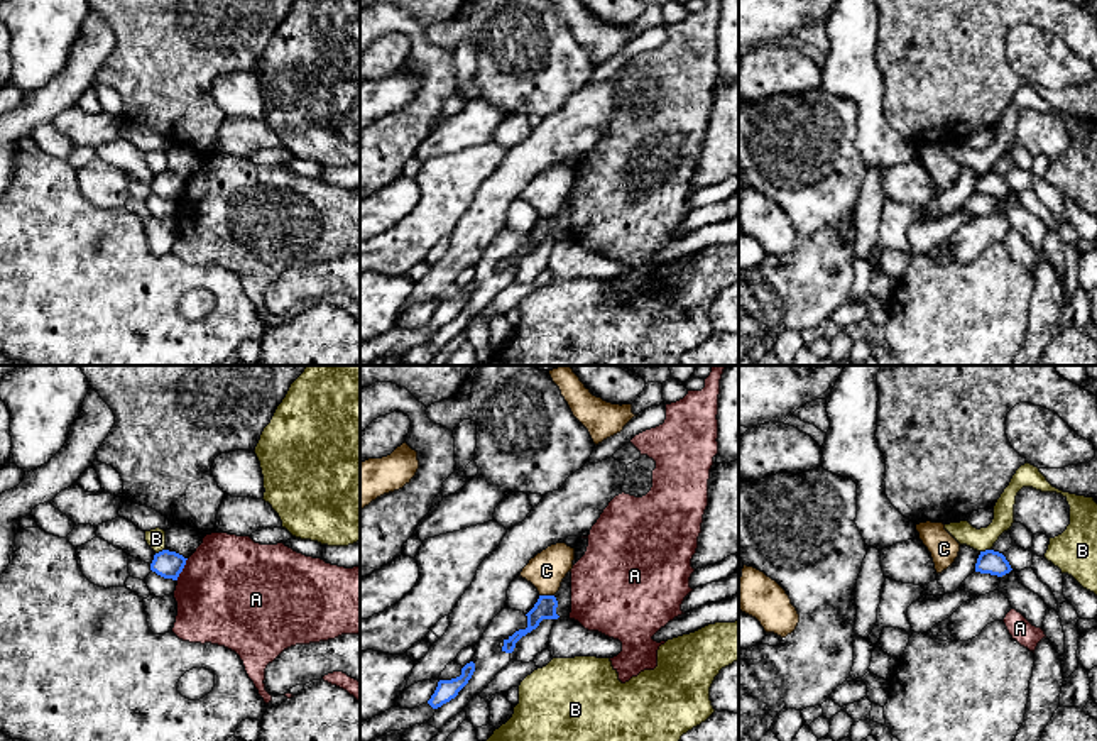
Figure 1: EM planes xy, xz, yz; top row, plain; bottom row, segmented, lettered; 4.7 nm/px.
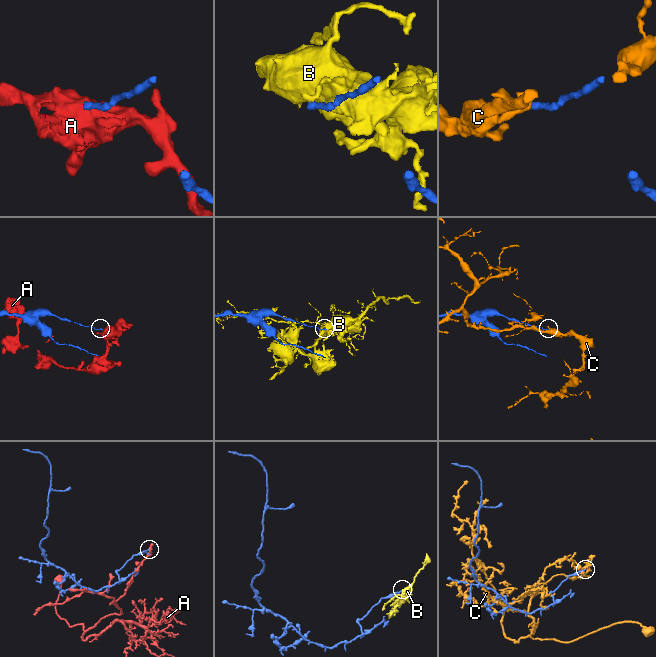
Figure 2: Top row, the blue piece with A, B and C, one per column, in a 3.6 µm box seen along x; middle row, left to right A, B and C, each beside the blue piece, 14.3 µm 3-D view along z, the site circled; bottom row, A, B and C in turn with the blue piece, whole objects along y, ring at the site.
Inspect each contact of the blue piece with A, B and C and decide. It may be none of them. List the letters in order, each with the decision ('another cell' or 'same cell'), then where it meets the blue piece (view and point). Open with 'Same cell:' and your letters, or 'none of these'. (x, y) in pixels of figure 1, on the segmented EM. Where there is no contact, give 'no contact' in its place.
Same cell: none of these
A: another cell; meets blue in xy at (181, 570)
B: another cell; meets blue in yz at (986, 550)
C: another cell; meets blue in xz at (546, 596)

